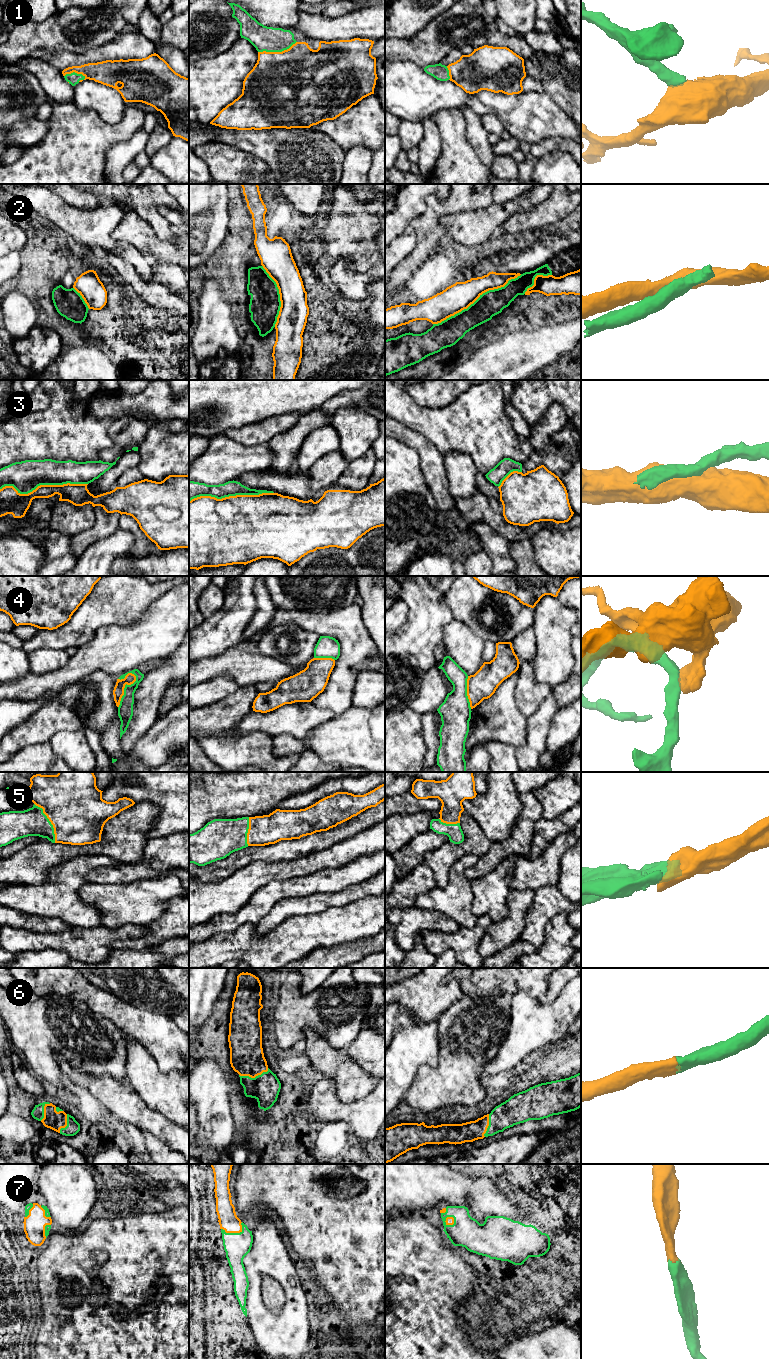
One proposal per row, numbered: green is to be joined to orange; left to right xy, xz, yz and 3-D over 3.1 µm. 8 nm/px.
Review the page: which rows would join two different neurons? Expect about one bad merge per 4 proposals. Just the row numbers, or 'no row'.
2, 3, 4

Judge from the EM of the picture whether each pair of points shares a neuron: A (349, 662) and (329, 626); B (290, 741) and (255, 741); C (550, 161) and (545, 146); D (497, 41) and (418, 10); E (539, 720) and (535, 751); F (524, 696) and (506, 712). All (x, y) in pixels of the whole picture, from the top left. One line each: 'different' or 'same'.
A: same
B: different
C: different
D: different
E: same
F: different

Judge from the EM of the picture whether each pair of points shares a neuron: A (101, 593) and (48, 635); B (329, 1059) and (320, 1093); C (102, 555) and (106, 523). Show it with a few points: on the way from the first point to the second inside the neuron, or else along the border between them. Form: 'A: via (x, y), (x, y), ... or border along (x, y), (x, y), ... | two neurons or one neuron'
A: via (93, 608), (66, 635), (63, 635) | one neuron
B: border along (322, 1076), (333, 1081), (334, 1092), (338, 1097) | two neurons
C: border along (118, 527), (106, 537), (92, 543), (84, 551) | two neurons

